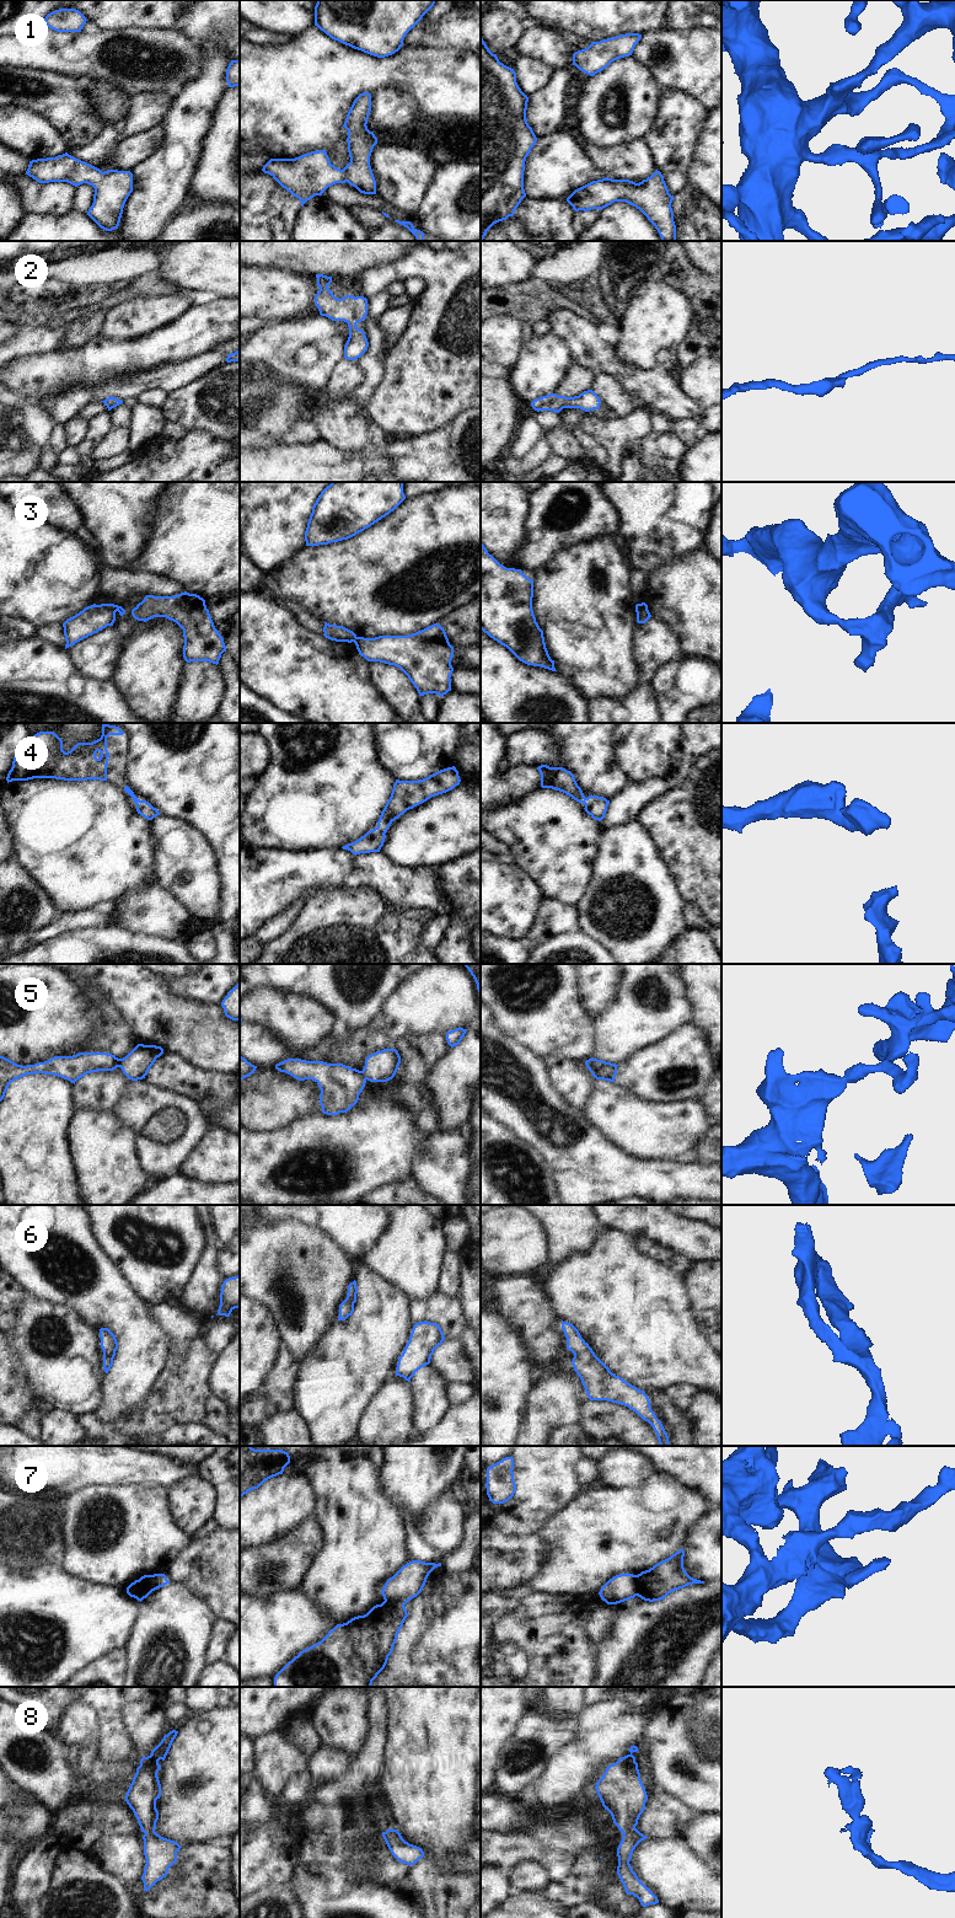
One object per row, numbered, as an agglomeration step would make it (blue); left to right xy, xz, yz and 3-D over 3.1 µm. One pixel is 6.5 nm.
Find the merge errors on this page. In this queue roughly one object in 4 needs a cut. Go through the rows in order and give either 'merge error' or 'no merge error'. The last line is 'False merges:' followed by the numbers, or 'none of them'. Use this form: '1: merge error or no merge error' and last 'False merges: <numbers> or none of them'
1: no merge error
2: no merge error
3: merge error
4: no merge error
5: merge error
6: no merge error
7: merge error
8: no merge error
False merges: 3, 5, 7

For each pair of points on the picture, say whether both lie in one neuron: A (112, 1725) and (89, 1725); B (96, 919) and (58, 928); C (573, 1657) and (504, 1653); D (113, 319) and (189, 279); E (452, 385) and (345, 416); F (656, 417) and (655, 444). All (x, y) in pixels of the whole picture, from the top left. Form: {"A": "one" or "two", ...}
{"A": "two", "B": "one", "C": "two", "D": "two", "E": "two", "F": "two"}

